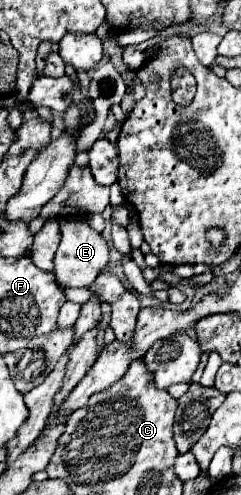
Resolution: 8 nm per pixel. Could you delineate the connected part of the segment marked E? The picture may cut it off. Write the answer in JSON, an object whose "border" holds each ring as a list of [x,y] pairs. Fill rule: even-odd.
{"border":[[[64,218],[60,222],[62,240],[54,256],[54,274],[60,288],[90,288],[96,276],[106,268],[108,264],[108,246],[106,240],[94,232],[86,220],[70,220]]]}

